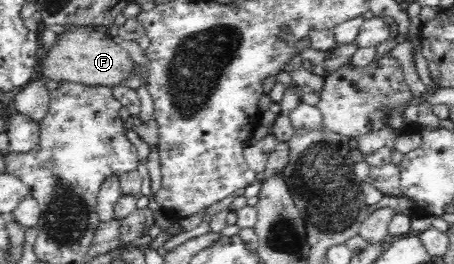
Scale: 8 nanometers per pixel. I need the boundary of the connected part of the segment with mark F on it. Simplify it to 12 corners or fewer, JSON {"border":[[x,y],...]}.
{"border":[[71,26],[47,51],[47,80],[112,88],[136,68],[93,27]]}

